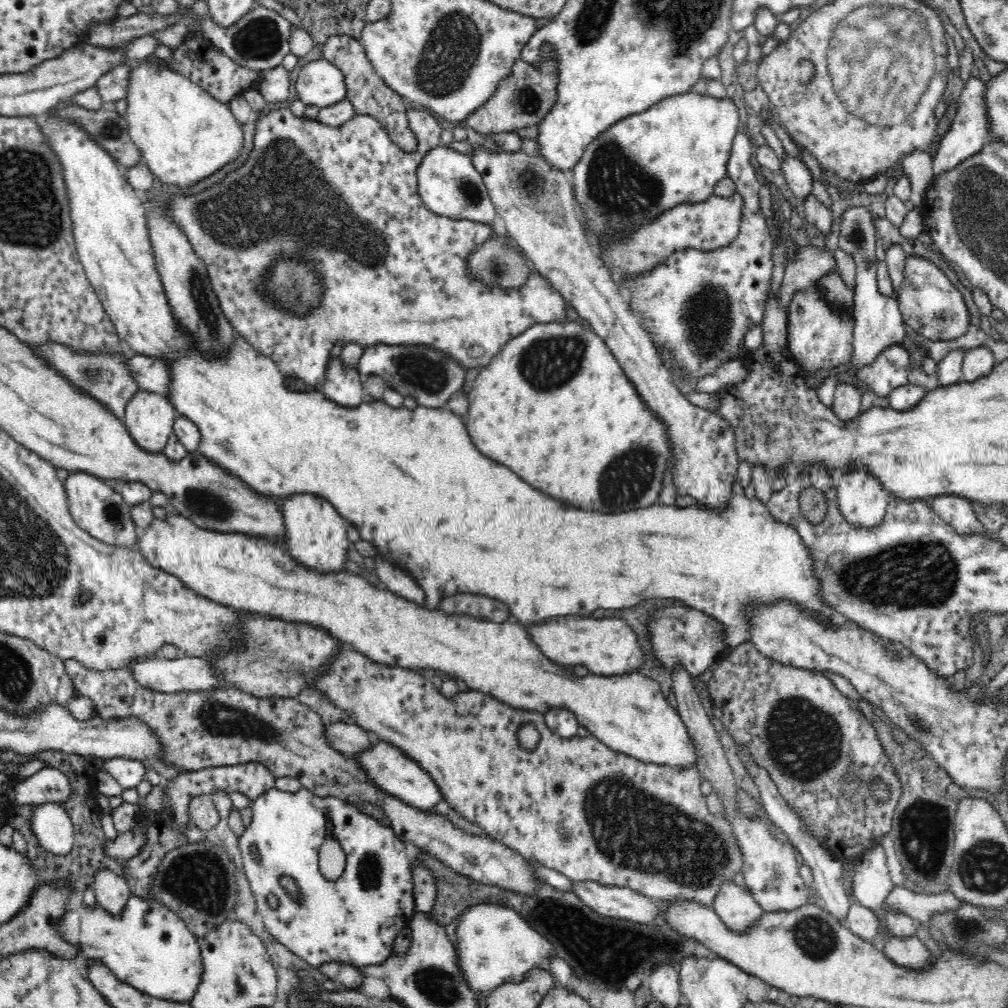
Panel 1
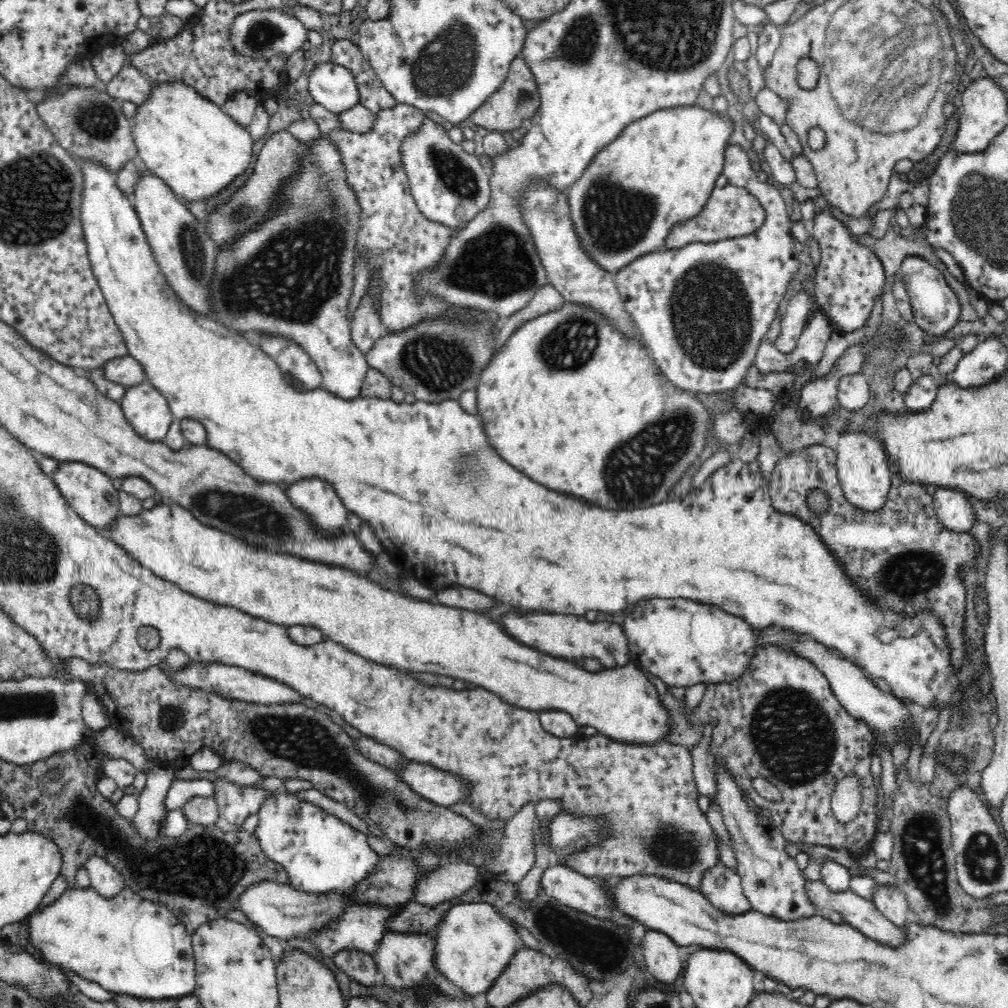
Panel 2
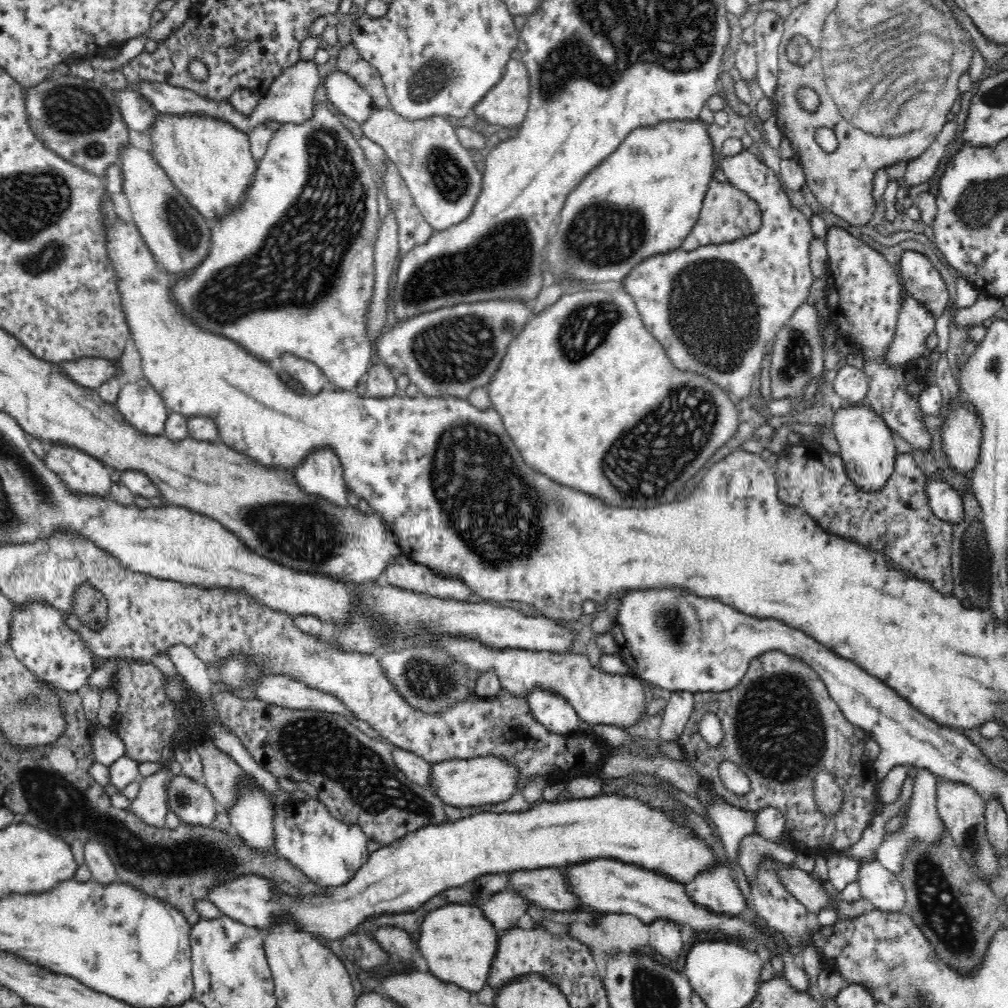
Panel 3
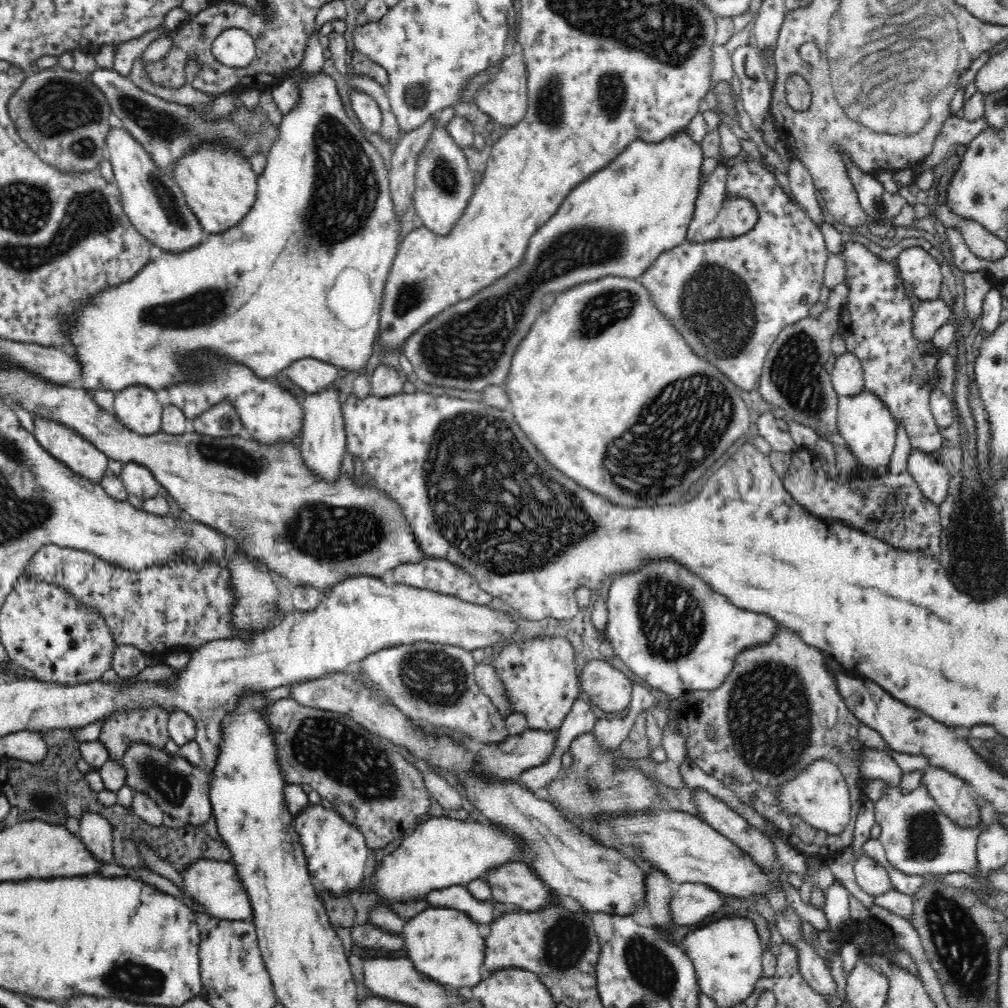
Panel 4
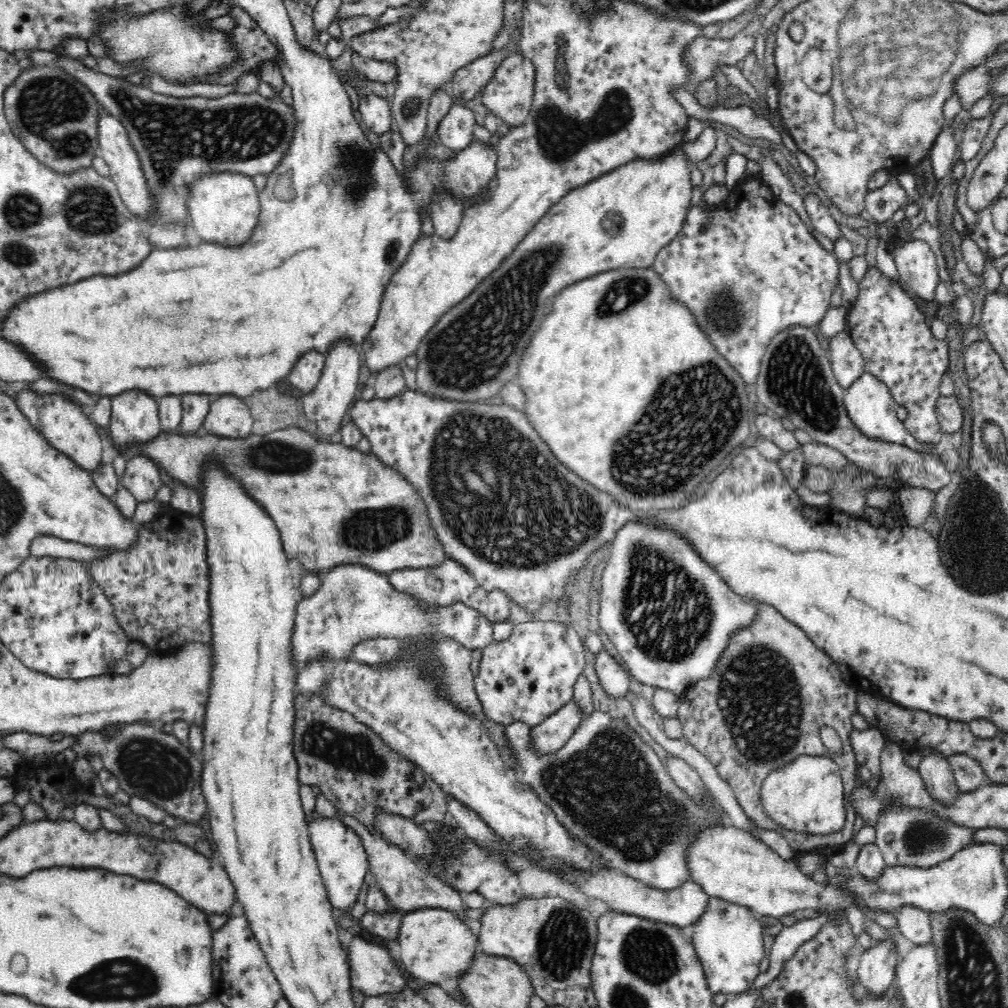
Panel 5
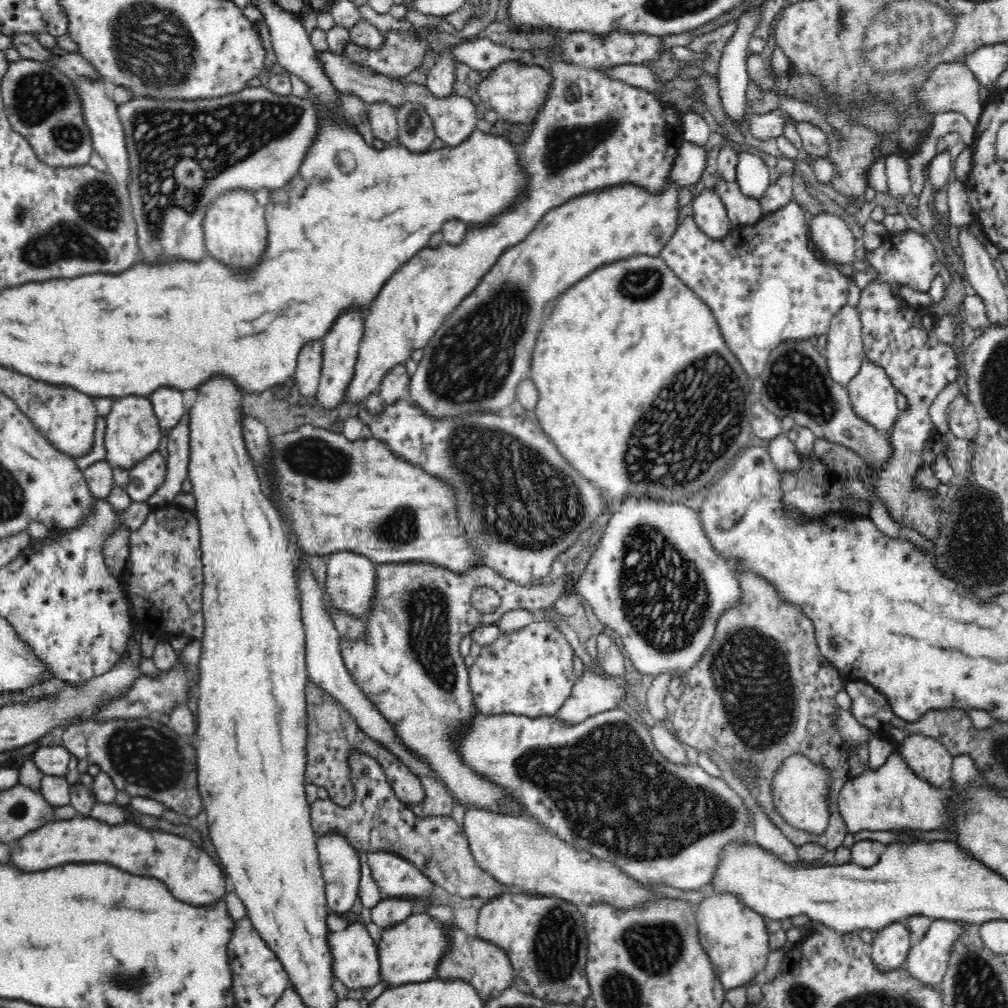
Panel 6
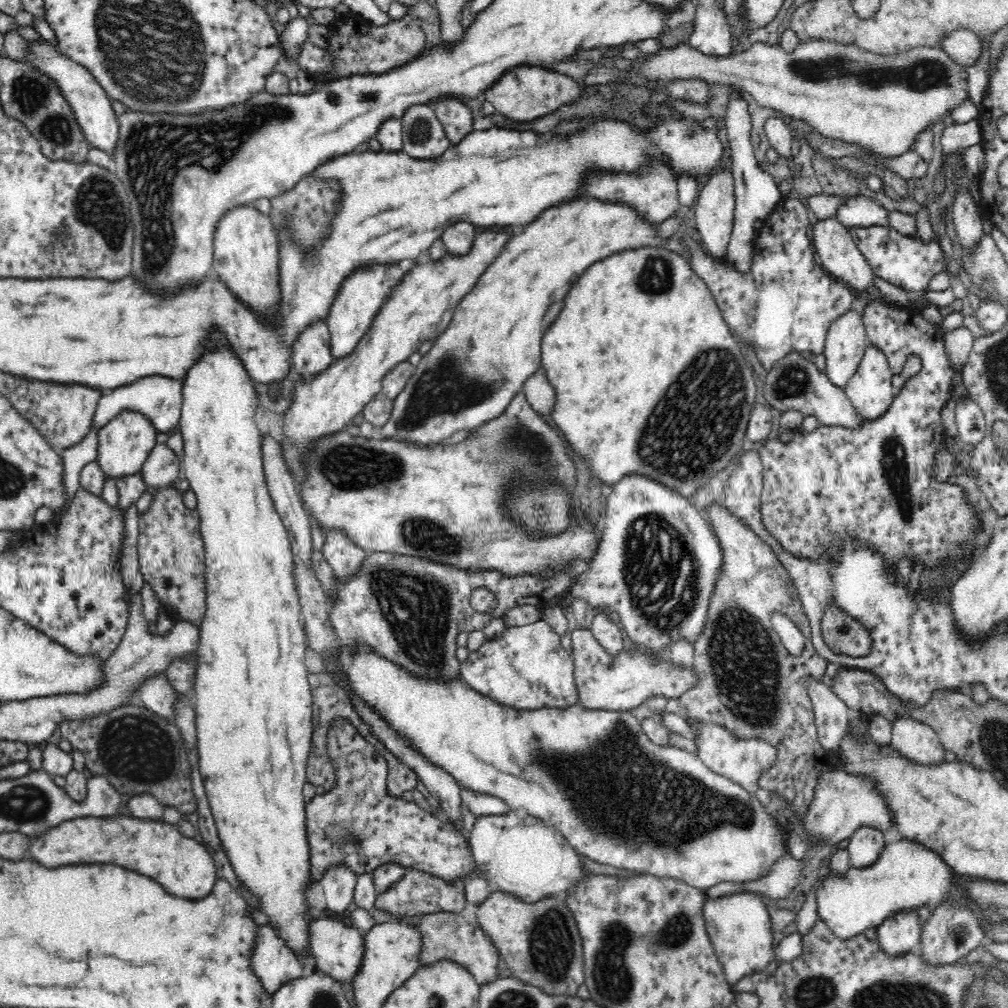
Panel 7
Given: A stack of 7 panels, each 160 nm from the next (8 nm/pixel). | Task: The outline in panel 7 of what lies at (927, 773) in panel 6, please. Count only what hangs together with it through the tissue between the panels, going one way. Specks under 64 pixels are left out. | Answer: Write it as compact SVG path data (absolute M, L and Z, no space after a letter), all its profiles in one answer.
M898 715L892 724L891 743L902 755L920 763L939 763L946 760L936 732L914 718Z

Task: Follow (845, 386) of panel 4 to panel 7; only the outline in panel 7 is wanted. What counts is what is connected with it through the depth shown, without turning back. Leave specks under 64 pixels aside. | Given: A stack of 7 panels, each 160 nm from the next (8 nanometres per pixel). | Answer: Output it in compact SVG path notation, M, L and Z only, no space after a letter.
M850 310L830 324L825 338L825 374L832 384L844 388L856 373L869 340L862 316Z

